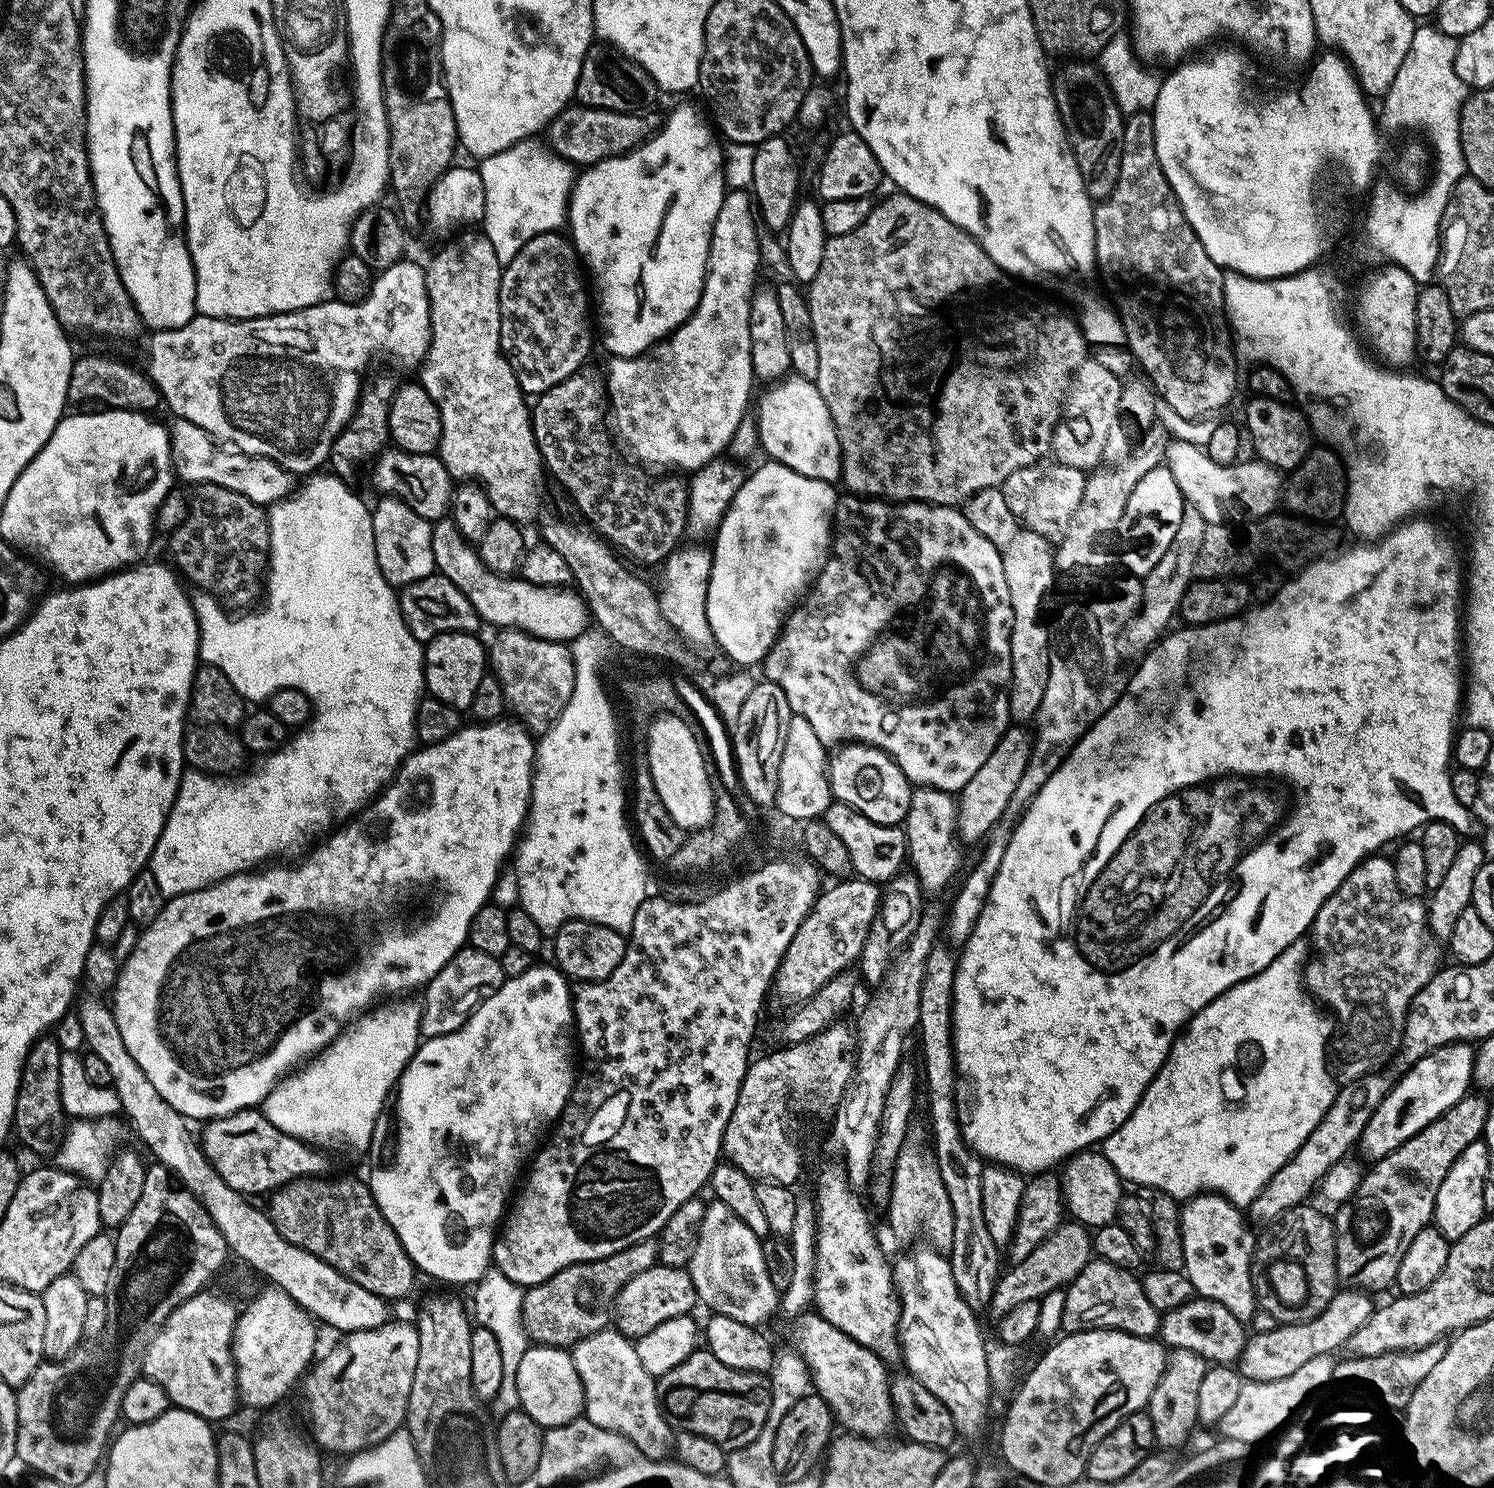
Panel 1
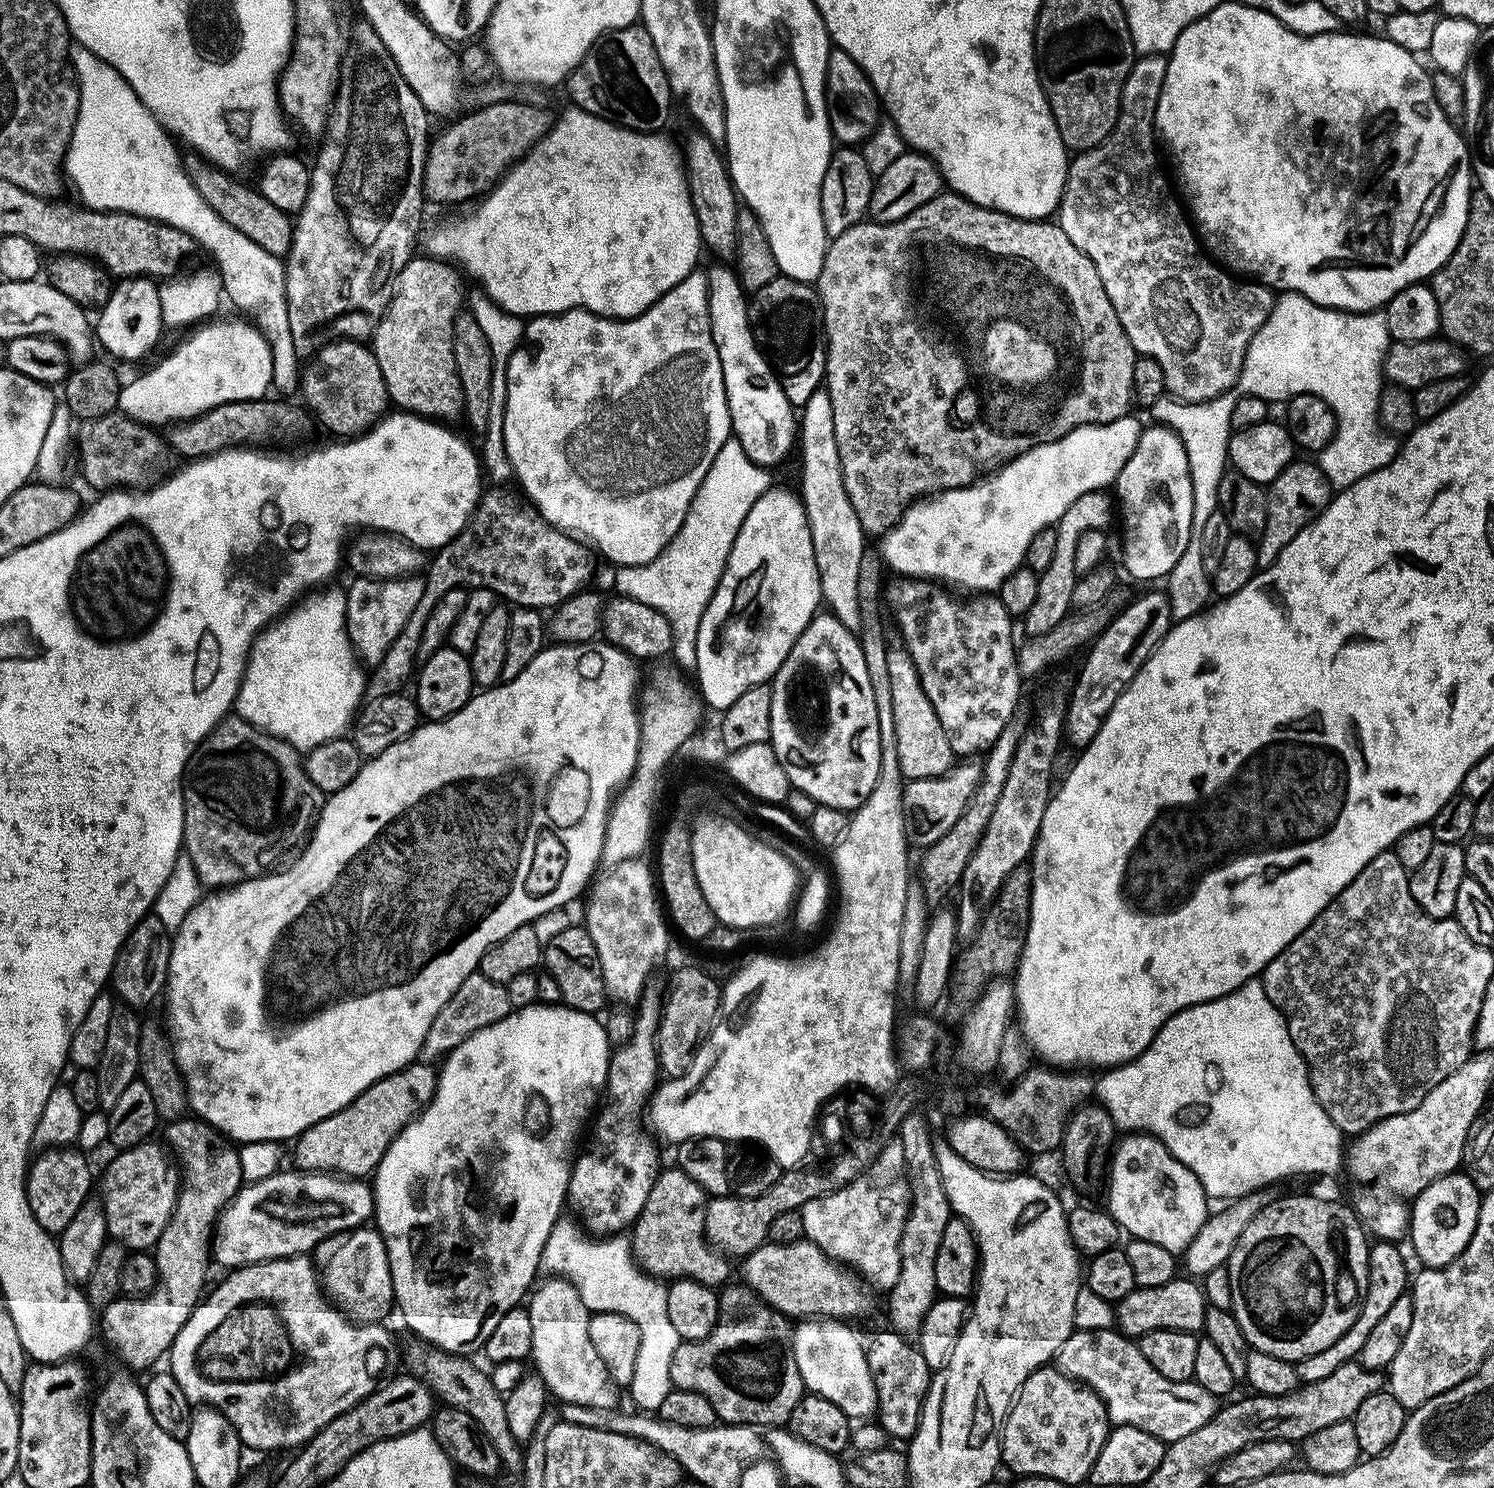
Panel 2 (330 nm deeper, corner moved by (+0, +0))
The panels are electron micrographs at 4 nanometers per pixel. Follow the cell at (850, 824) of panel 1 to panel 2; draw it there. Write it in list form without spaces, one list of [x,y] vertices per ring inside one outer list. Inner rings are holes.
[[[960,762],[944,776],[931,776],[908,780],[902,794],[904,835],[913,845],[927,846],[938,842],[942,834],[953,828],[971,802],[971,796],[981,781],[981,765],[976,762]]]

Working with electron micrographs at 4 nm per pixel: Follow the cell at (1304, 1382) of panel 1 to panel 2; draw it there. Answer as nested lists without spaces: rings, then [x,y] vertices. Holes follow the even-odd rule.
[[[1096,1328],[1093,1332],[1073,1331],[1060,1348],[1058,1364],[1099,1392],[1113,1425],[1129,1424],[1162,1441],[1171,1442],[1186,1438],[1186,1434],[1194,1434],[1194,1430],[1215,1418],[1218,1397],[1210,1394],[1210,1390],[1192,1380],[1170,1382],[1170,1378],[1162,1378],[1162,1374],[1146,1362],[1135,1339],[1109,1328]]]

